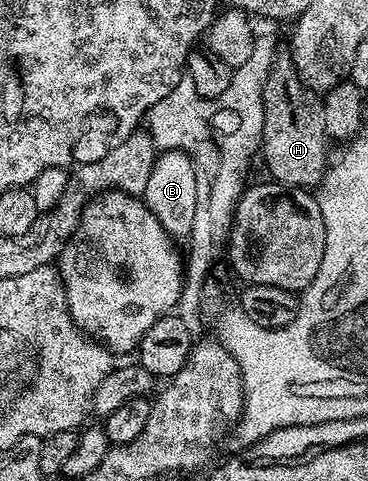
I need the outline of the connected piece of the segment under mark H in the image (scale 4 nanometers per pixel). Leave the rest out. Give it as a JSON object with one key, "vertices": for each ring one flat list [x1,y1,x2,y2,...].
{"vertices":[[285,54,278,55,263,90,263,130,259,145,260,155,265,155,265,168,276,183,309,190,320,185,324,178,325,155,331,141,325,132,321,102,322,97,298,76,292,59]]}

